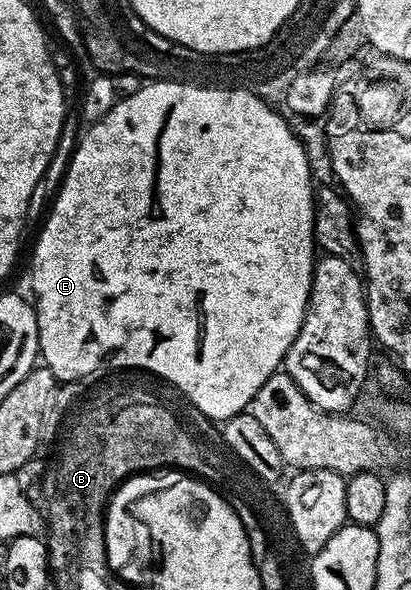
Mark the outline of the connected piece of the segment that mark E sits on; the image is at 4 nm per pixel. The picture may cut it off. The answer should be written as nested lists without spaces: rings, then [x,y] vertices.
[[[150,80],[142,84],[135,95],[127,95],[117,99],[114,105],[101,119],[90,124],[87,131],[81,137],[81,142],[77,145],[77,150],[73,153],[73,158],[69,161],[69,170],[65,173],[65,178],[61,181],[61,190],[57,193],[57,198],[53,201],[53,210],[49,213],[49,218],[45,221],[45,226],[41,229],[41,234],[37,237],[37,246],[33,249],[33,267],[31,274],[34,279],[35,312],[37,314],[37,330],[39,331],[39,357],[44,368],[50,369],[58,379],[58,382],[80,381],[82,377],[92,373],[100,374],[105,370],[143,370],[151,371],[154,378],[170,381],[199,412],[205,417],[210,417],[216,423],[224,423],[228,417],[233,417],[236,413],[244,413],[248,410],[251,399],[263,383],[275,372],[282,368],[287,351],[291,343],[299,335],[299,327],[305,318],[305,308],[309,302],[309,292],[313,282],[313,267],[315,264],[315,242],[313,234],[313,221],[316,219],[316,208],[314,204],[315,182],[309,164],[305,148],[301,146],[301,138],[293,129],[280,117],[278,110],[261,97],[246,89],[210,87],[204,89],[201,85],[191,85],[184,81],[170,80]]]

